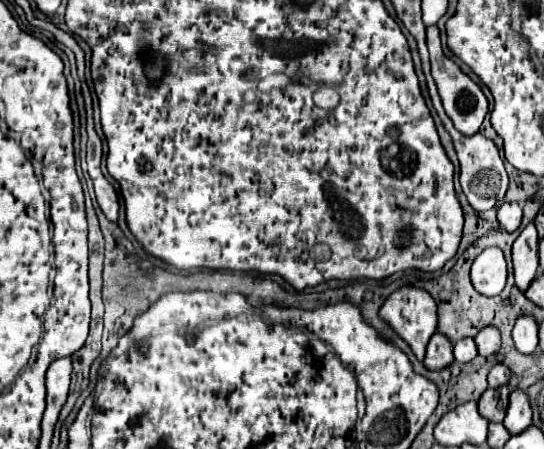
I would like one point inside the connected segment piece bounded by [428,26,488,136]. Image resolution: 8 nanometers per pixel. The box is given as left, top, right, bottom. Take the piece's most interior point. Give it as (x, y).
(464, 102)

